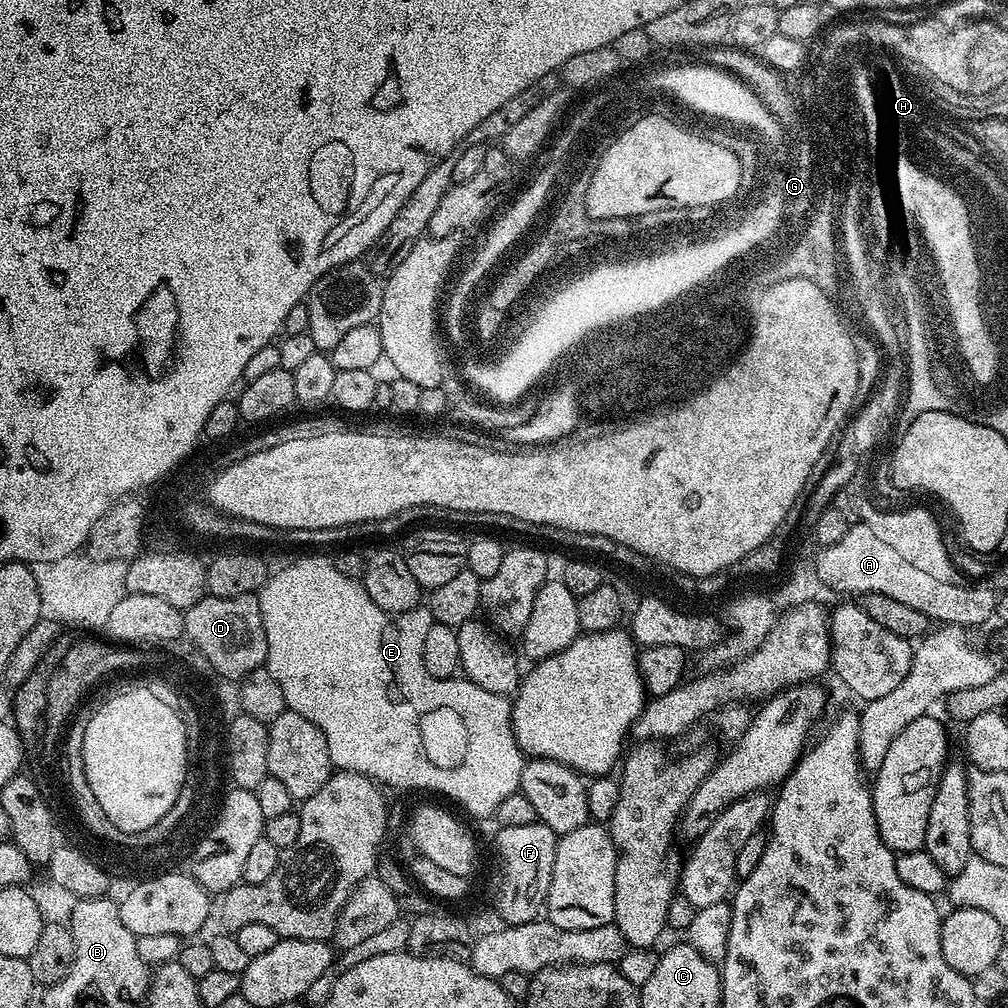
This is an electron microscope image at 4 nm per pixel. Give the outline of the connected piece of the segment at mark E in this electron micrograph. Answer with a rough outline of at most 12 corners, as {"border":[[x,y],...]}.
{"border":[[324,556],[258,595],[268,672],[333,769],[491,817],[509,697],[430,675],[420,606]]}

